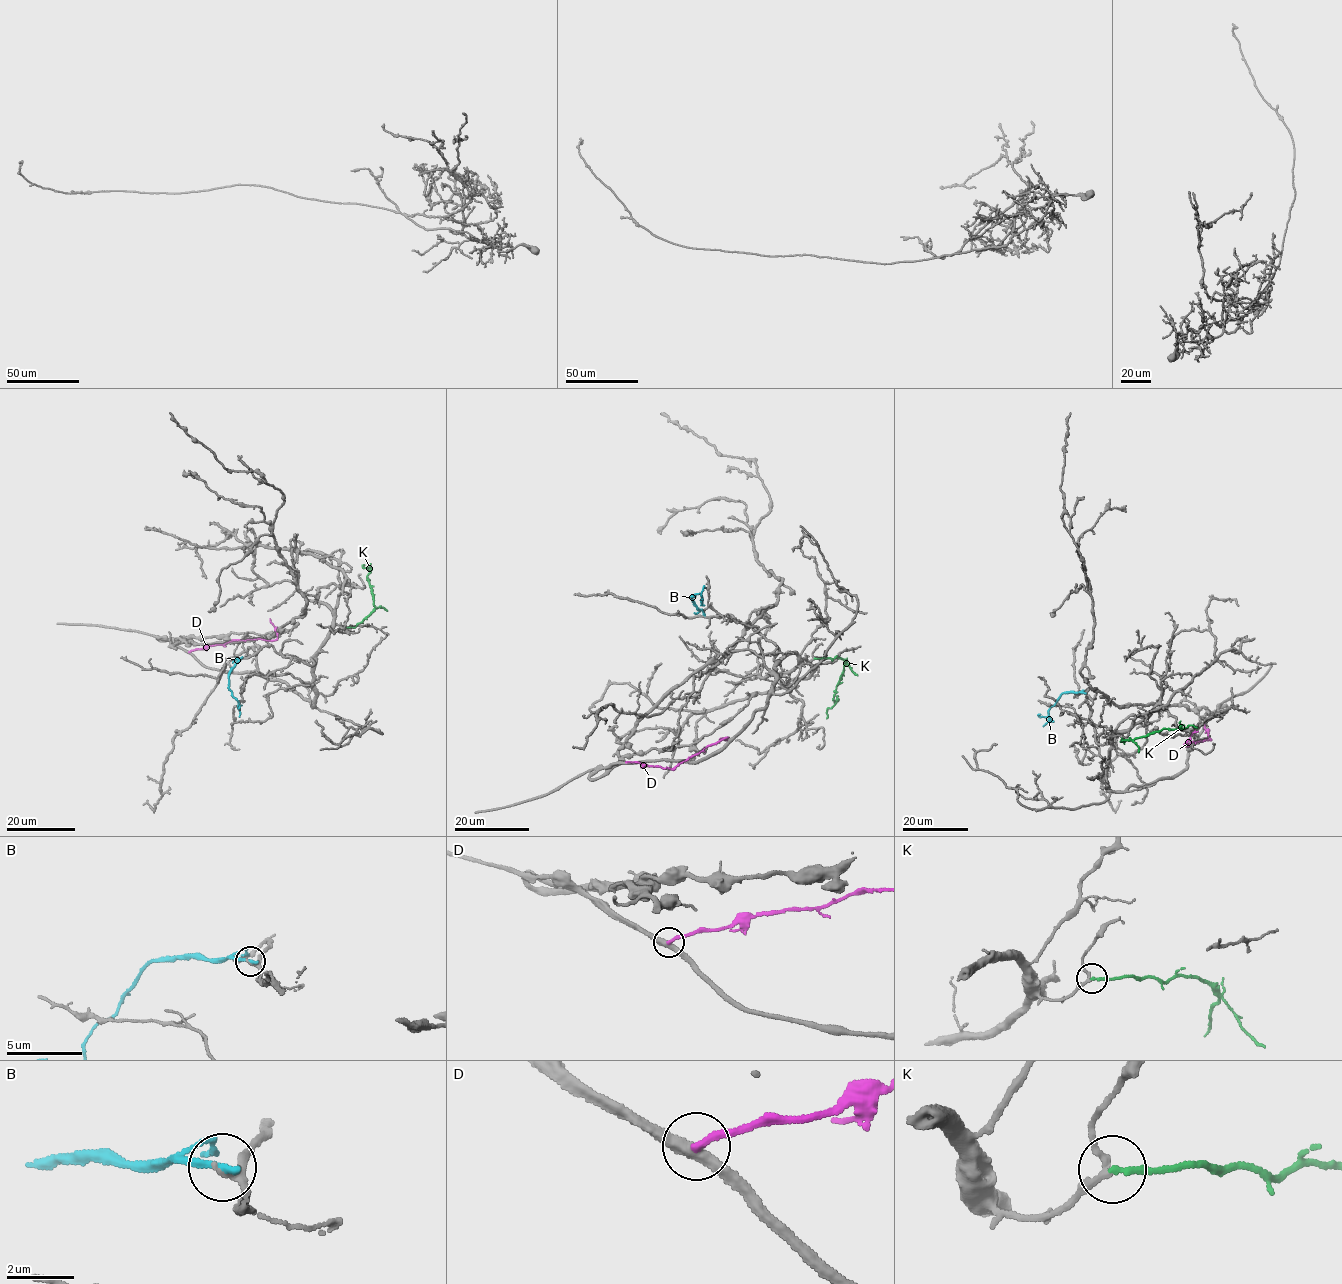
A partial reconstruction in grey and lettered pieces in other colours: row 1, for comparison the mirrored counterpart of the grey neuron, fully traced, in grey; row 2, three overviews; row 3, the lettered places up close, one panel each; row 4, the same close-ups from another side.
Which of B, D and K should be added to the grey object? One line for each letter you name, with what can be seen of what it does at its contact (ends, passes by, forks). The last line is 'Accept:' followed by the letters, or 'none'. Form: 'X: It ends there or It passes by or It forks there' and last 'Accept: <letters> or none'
K: It ends there
Accept: K

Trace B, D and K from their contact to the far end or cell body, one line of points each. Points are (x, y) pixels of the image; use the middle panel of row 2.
B: (704, 613), (691, 597), (699, 594), (702, 596), (705, 588)
D: (626, 762), (675, 768), (718, 742)
K: (814, 658), (838, 657), (846, 663), (833, 695), (836, 704), (827, 709), (826, 719)

